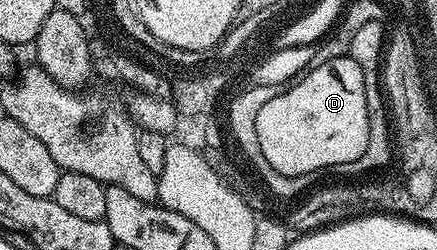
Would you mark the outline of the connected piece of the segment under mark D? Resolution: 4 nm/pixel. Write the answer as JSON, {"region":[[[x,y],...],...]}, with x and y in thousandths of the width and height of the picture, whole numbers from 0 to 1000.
{"region":[[[799,220],[771,224],[741,236],[741,260],[728,264],[721,284],[723,308],[709,316],[693,296],[691,348],[668,348],[668,376],[641,384],[641,404],[620,412],[620,428],[595,468],[604,620],[618,636],[620,660],[650,692],[700,692],[709,668],[737,668],[755,660],[760,644],[812,632],[819,620],[819,572],[838,572],[838,444],[819,444],[819,316],[833,308],[824,260],[815,260]]]}

